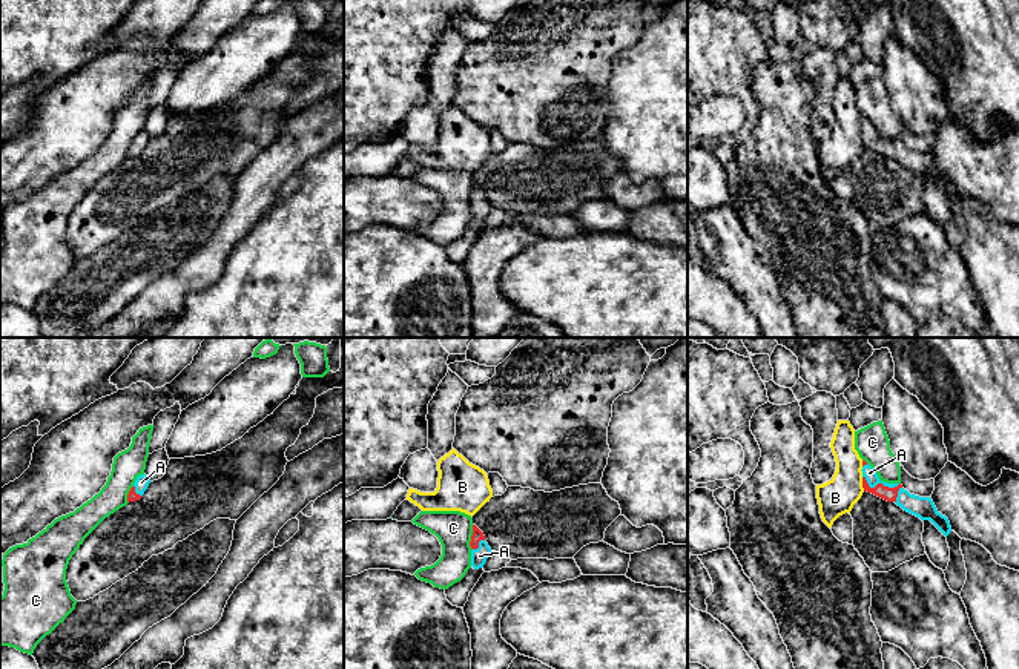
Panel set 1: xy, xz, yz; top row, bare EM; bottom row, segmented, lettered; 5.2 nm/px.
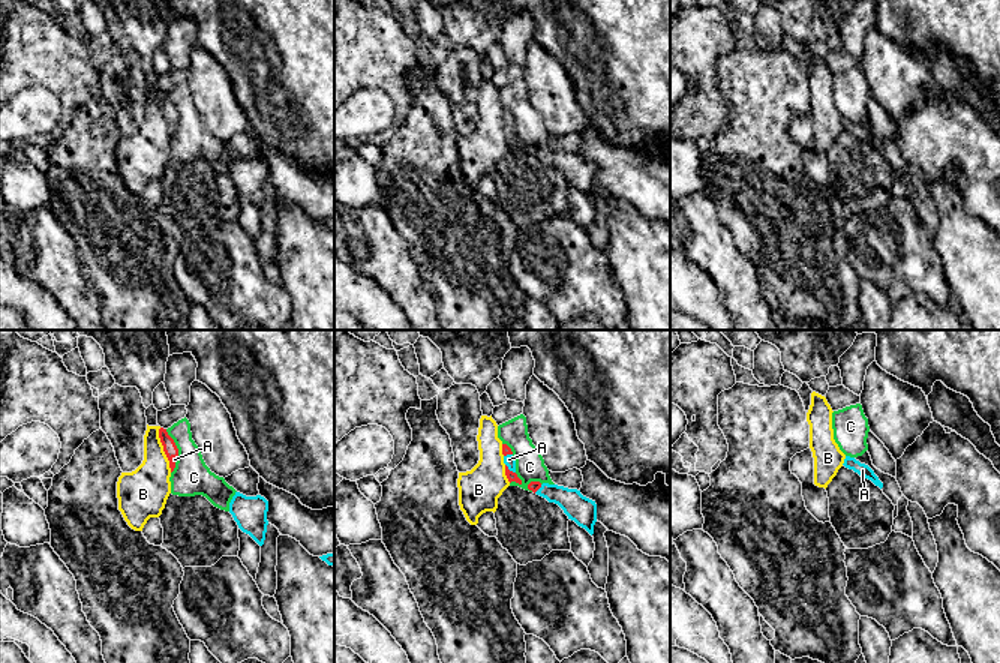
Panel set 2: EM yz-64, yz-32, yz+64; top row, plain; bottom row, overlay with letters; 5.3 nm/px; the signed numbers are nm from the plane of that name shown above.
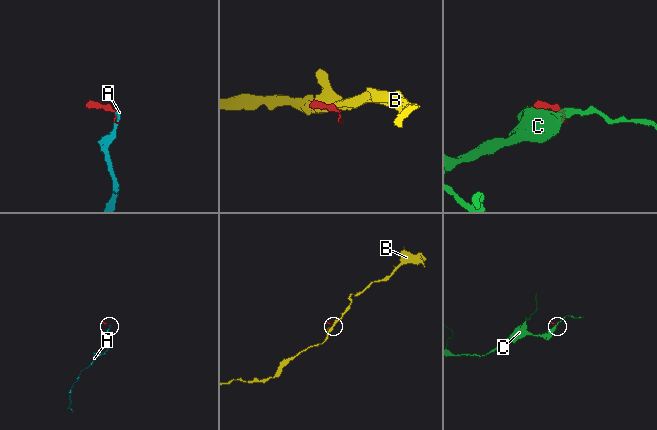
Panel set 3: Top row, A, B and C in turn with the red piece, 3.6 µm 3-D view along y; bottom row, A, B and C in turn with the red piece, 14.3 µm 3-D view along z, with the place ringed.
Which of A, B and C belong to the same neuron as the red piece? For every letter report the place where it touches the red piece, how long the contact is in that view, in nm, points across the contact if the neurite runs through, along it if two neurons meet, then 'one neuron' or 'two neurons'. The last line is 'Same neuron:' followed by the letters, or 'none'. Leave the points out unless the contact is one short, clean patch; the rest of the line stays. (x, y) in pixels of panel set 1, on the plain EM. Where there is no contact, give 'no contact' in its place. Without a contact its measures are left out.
A: contact yz (886, 143); length 220 nm; way yz (886, 149), (886, 143), (878, 140), (869, 129); one neuron
B: contact yz (863, 140); length 70 nm; border yz (861, 134), (864, 146); two neurons
C: contact xz (471, 194); length 130 nm; border xz (473, 181), (470, 204); two neurons
Same neuron: A

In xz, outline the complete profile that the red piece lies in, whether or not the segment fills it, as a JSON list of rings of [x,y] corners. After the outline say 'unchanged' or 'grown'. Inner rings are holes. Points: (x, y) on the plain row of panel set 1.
[[[473,181],[473,192],[471,192],[471,222],[474,226],[483,224],[486,215],[491,212],[491,204],[485,198],[483,189]]]; grown

